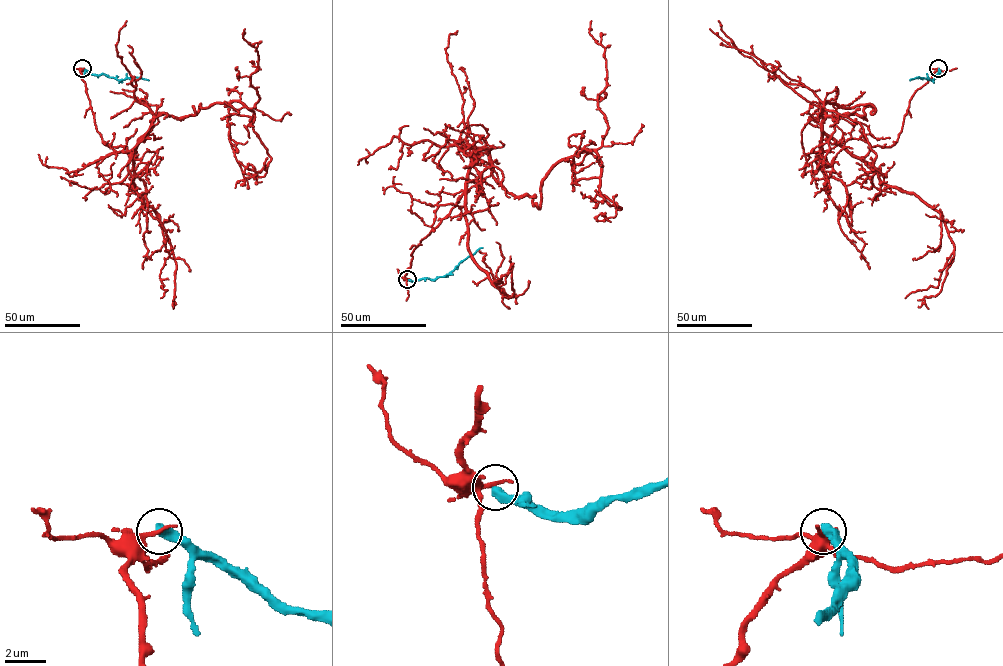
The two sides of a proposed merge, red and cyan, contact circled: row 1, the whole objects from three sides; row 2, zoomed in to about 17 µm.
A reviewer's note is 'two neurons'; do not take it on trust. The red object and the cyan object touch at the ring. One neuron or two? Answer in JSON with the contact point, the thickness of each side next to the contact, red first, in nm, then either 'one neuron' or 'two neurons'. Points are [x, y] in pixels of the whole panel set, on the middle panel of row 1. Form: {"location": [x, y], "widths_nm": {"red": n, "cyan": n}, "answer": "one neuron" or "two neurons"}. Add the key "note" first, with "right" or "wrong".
{"note": "right", "location": [407, 279], "widths_nm": {"red": 260, "cyan": 500}, "answer": "two neurons"}

